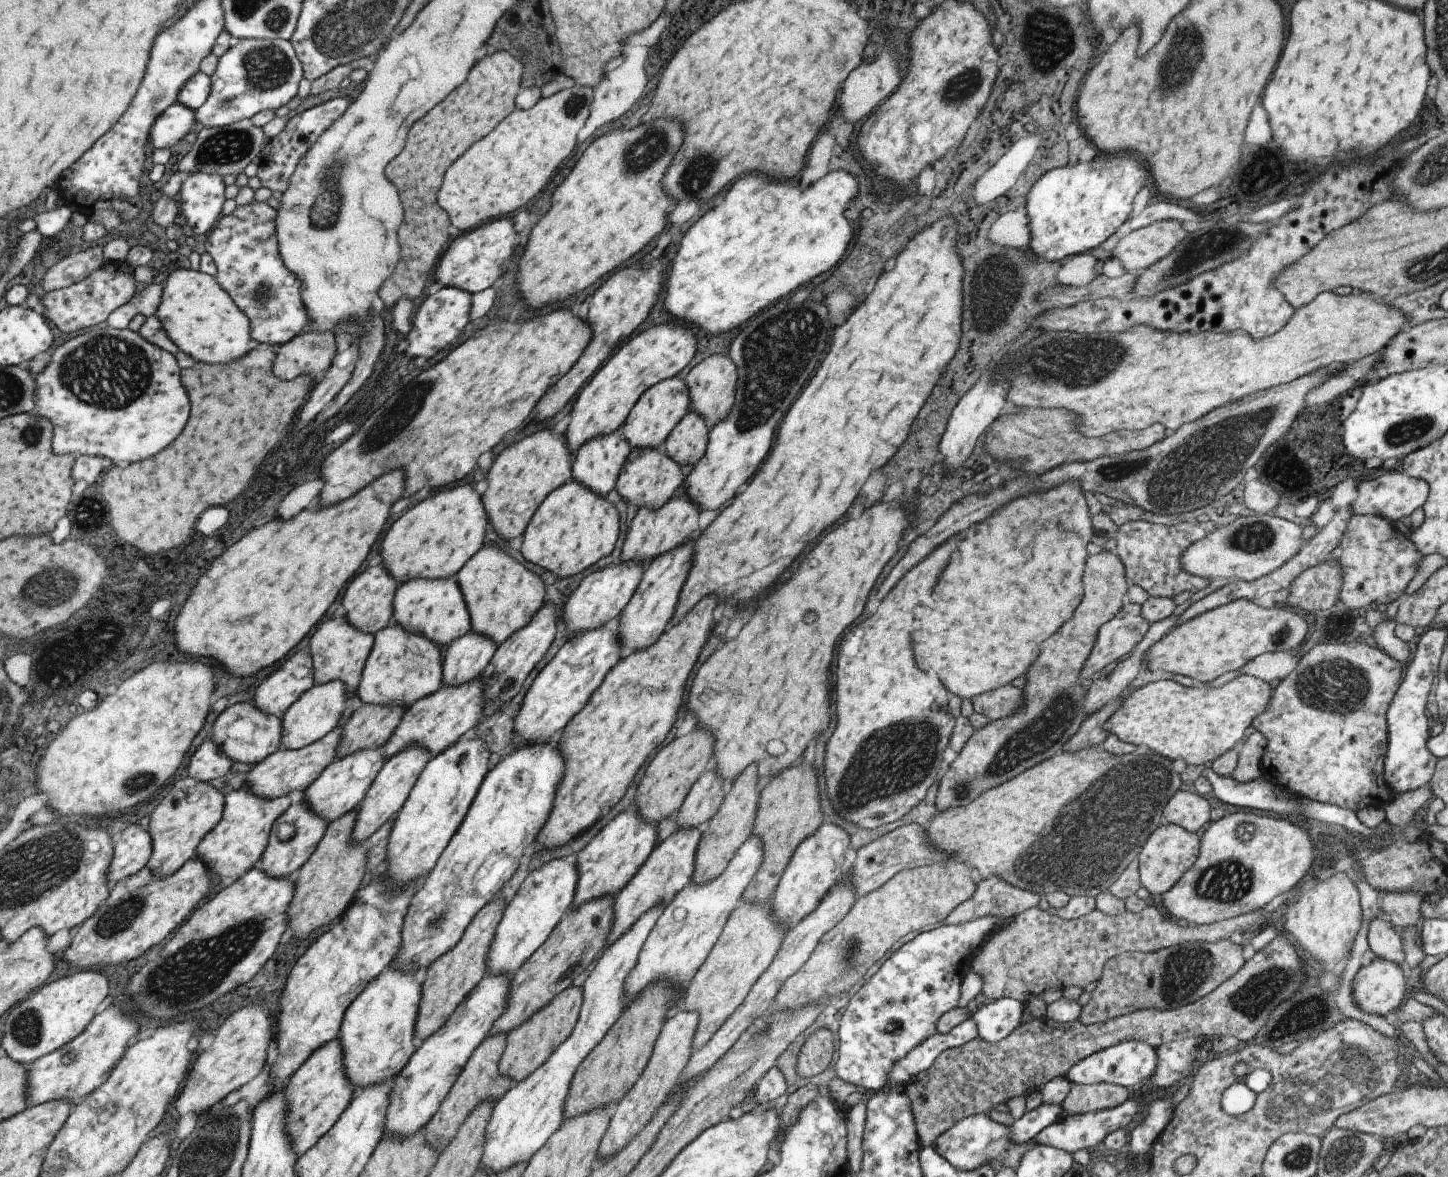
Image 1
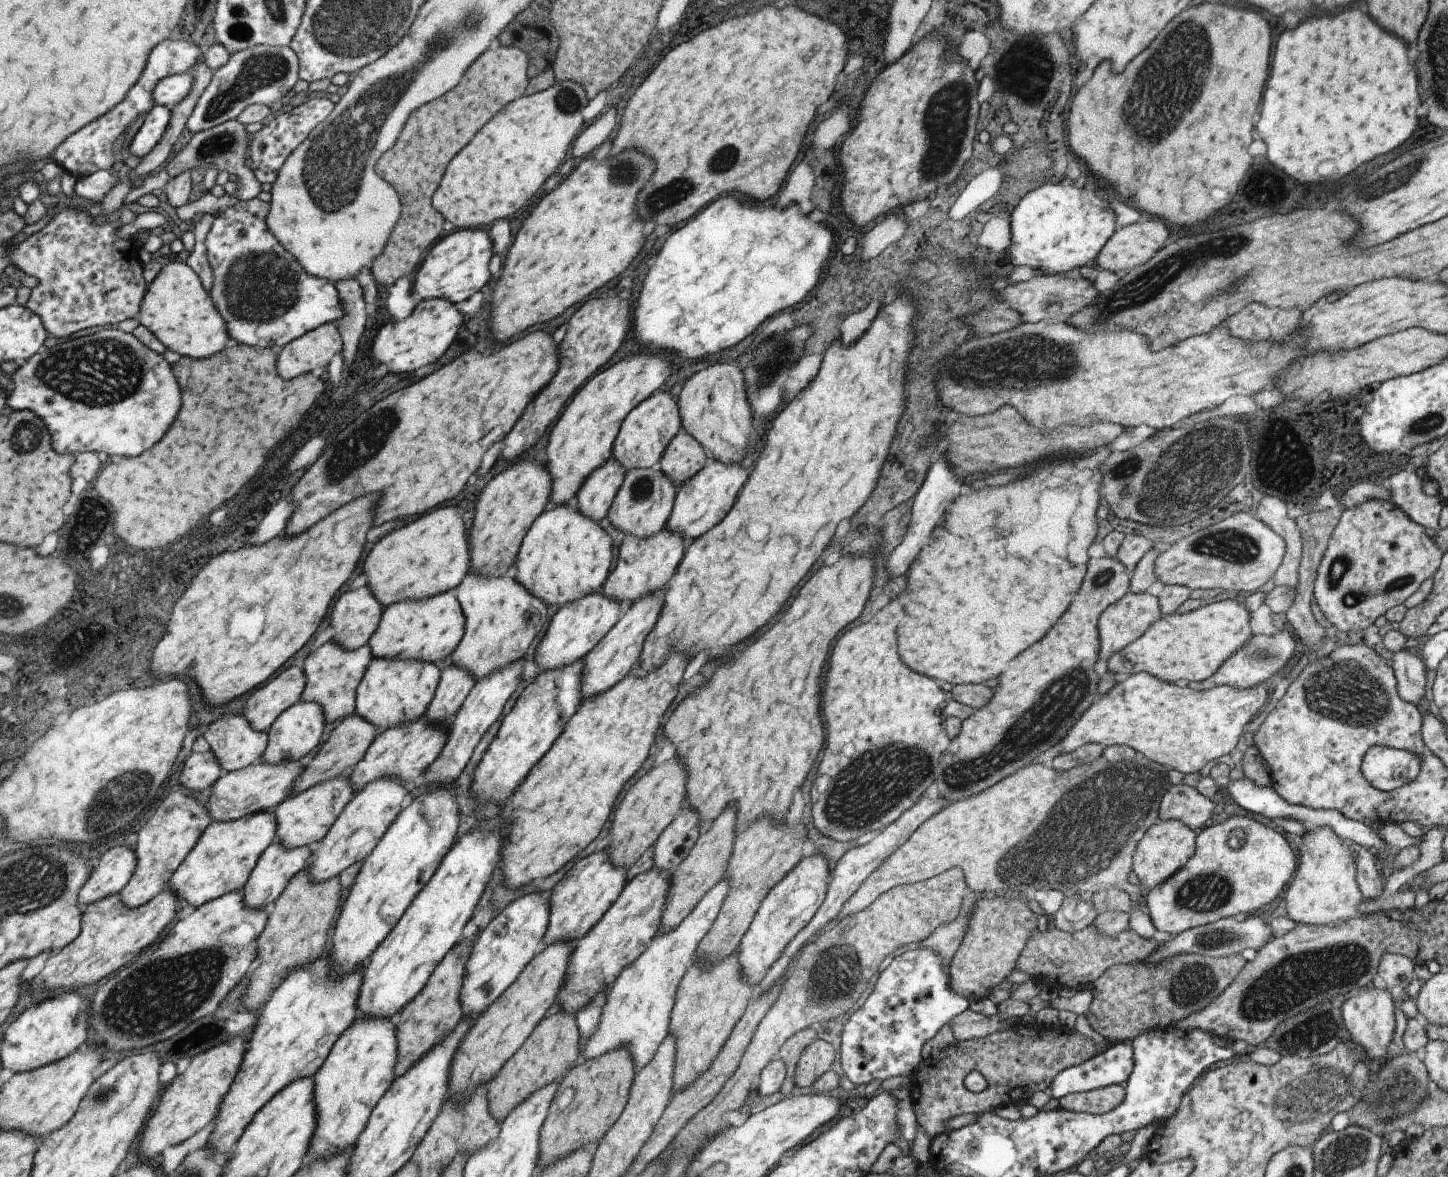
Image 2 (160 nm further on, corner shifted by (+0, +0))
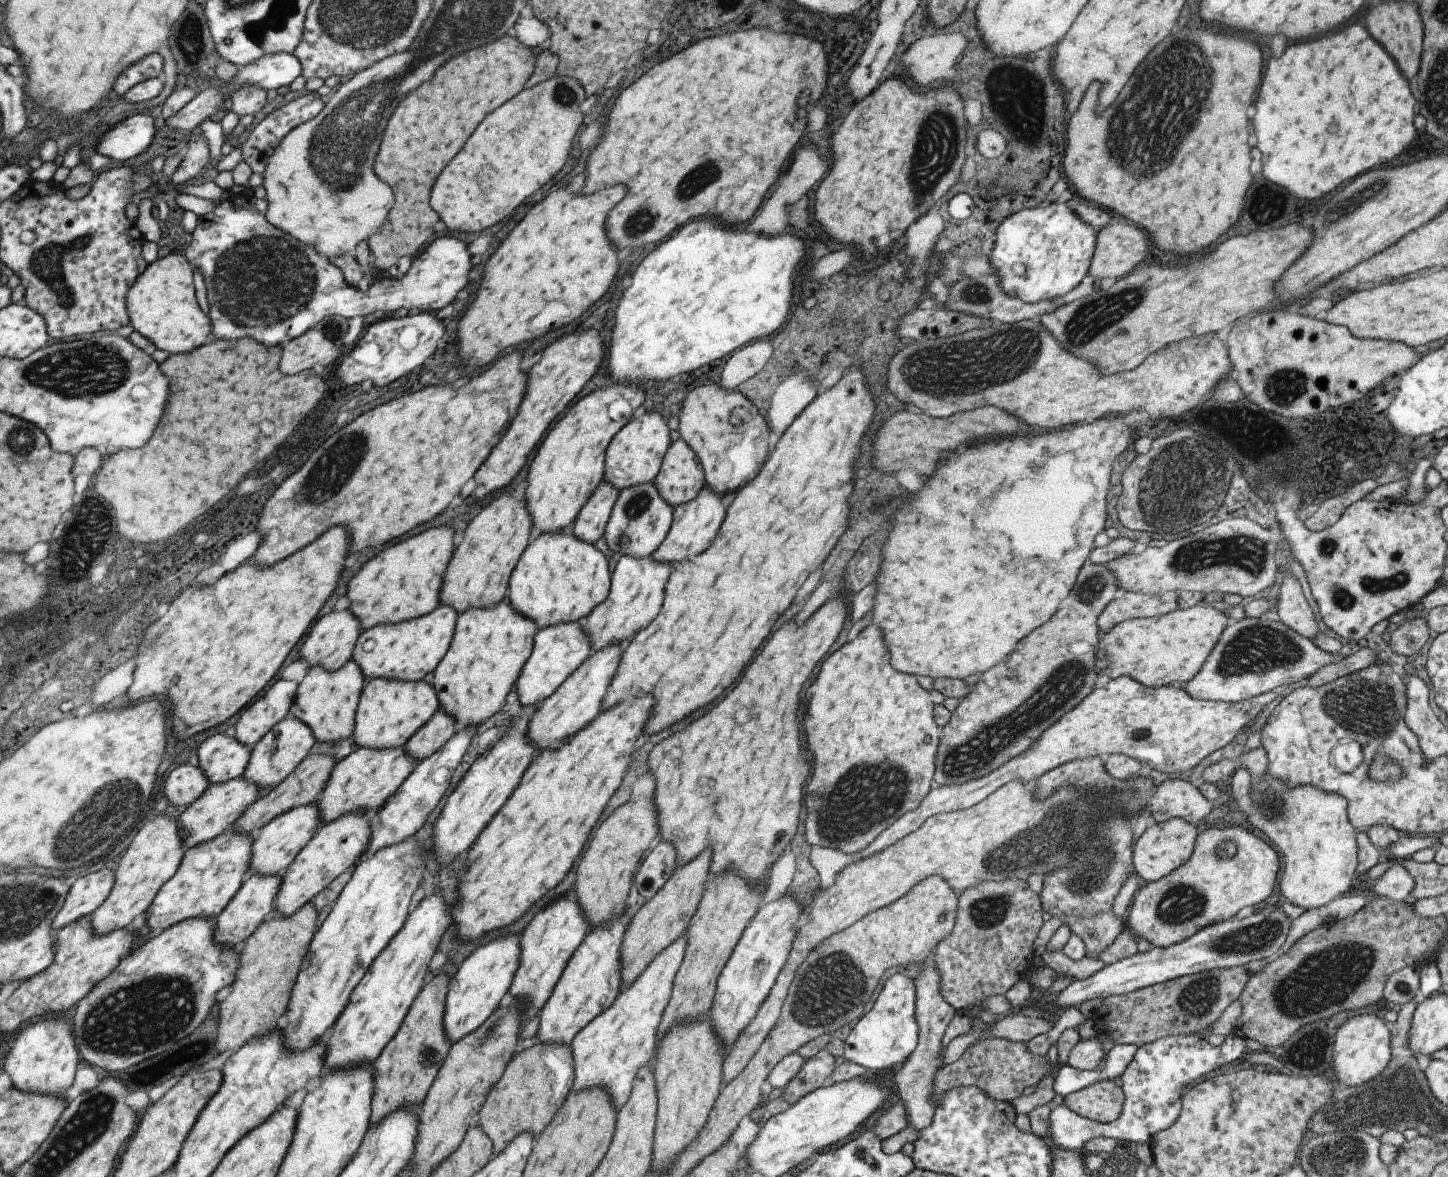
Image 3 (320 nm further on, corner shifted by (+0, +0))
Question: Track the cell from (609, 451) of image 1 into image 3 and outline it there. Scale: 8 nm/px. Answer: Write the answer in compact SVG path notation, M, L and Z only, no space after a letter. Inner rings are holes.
M602 480L577 513L572 534L581 541L593 545L604 533L617 495L617 490Z

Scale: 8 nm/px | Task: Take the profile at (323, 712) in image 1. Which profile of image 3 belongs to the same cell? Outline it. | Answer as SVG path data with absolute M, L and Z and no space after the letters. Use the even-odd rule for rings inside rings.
M289 716L273 727L252 749L252 760L243 774L244 779L262 788L276 788L312 753L315 738L310 726L297 717Z

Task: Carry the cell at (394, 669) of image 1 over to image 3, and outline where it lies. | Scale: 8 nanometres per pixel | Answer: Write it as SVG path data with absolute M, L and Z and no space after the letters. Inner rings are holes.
M369 679L360 694L356 709L354 743L364 749L380 751L404 744L439 708L433 687L421 681L405 682L391 679Z

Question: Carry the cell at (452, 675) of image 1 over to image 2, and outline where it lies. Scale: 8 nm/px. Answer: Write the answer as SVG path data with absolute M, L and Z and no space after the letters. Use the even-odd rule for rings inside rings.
M453 665L444 669L440 673L437 688L424 714L424 718L428 719L429 723L443 725L443 728L460 709L474 685L474 680L467 671Z

